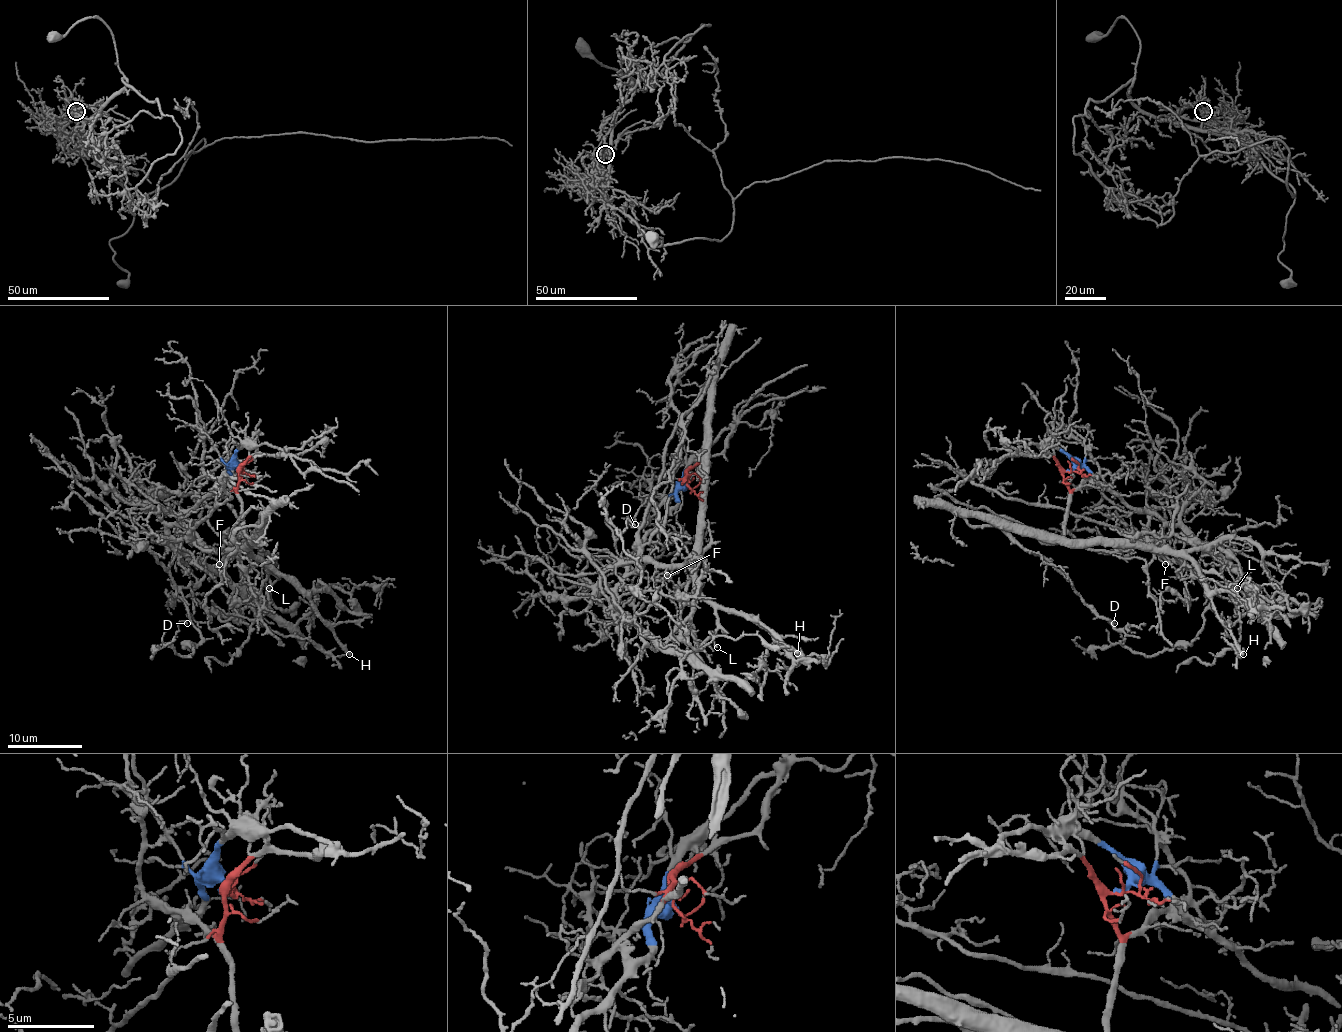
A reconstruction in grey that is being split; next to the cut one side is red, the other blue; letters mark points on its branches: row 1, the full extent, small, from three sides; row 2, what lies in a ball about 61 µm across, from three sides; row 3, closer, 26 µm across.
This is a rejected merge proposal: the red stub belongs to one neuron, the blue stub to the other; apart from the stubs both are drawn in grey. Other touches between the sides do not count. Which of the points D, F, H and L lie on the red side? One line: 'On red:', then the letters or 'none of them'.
On red: F, H, L

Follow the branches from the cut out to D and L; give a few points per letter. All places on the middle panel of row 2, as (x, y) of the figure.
D: (686, 480), (678, 504), (629, 557), (616, 590), (628, 620), (650, 603), (620, 532), (626, 521), (635, 525)
L: (686, 480), (691, 474), (701, 482), (697, 592), (717, 615), (712, 639), (717, 646)

